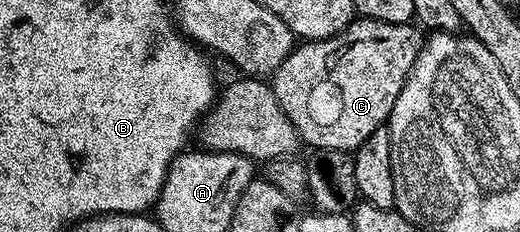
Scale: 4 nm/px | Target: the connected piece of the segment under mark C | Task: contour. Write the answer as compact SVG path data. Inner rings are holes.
M364 16L354 17L353 21L335 36L320 40L302 41L300 45L289 53L287 60L283 60L283 64L279 64L279 68L271 75L271 85L275 92L275 100L279 100L279 108L283 108L283 112L287 112L287 120L291 120L291 124L297 130L298 139L304 145L306 142L309 148L313 150L347 150L356 152L363 144L363 140L367 140L367 136L371 136L371 132L375 132L380 126L388 123L389 113L393 111L395 100L399 100L399 92L403 92L403 84L409 78L409 73L419 56L422 45L422 31L409 22L384 22L383 20L375 20Z

